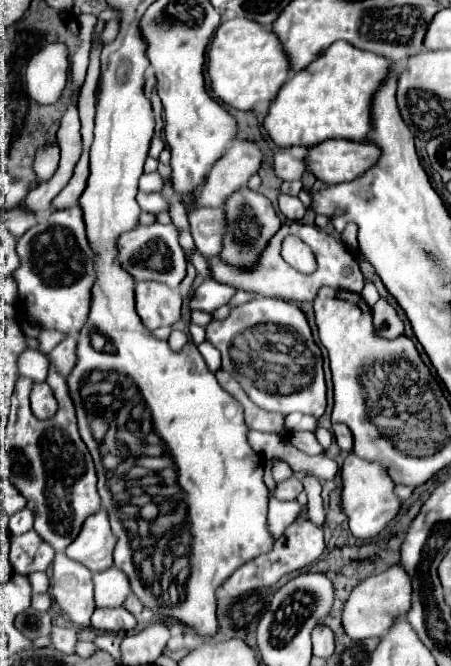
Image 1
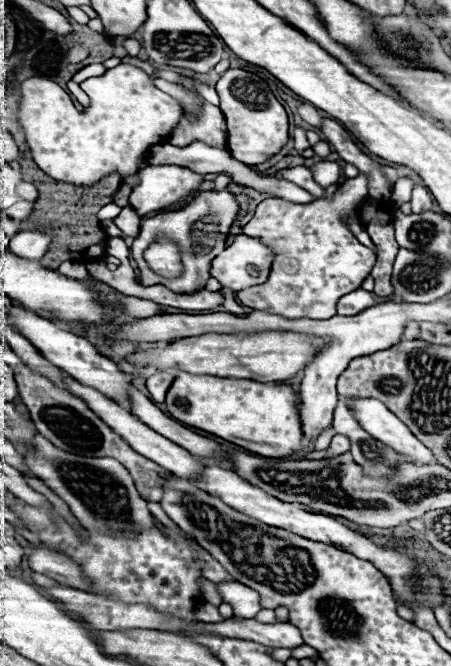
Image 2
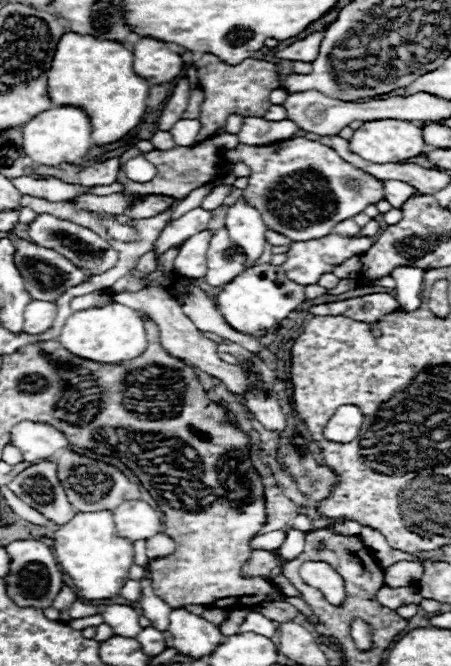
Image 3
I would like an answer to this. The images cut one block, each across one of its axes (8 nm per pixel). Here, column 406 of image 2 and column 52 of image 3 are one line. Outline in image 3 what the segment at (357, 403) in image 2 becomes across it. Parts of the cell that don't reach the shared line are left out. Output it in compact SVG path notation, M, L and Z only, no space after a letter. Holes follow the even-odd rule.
M22 422L14 426L12 446L22 452L22 458L30 464L48 460L58 450L66 448L68 442L62 432L40 422Z

